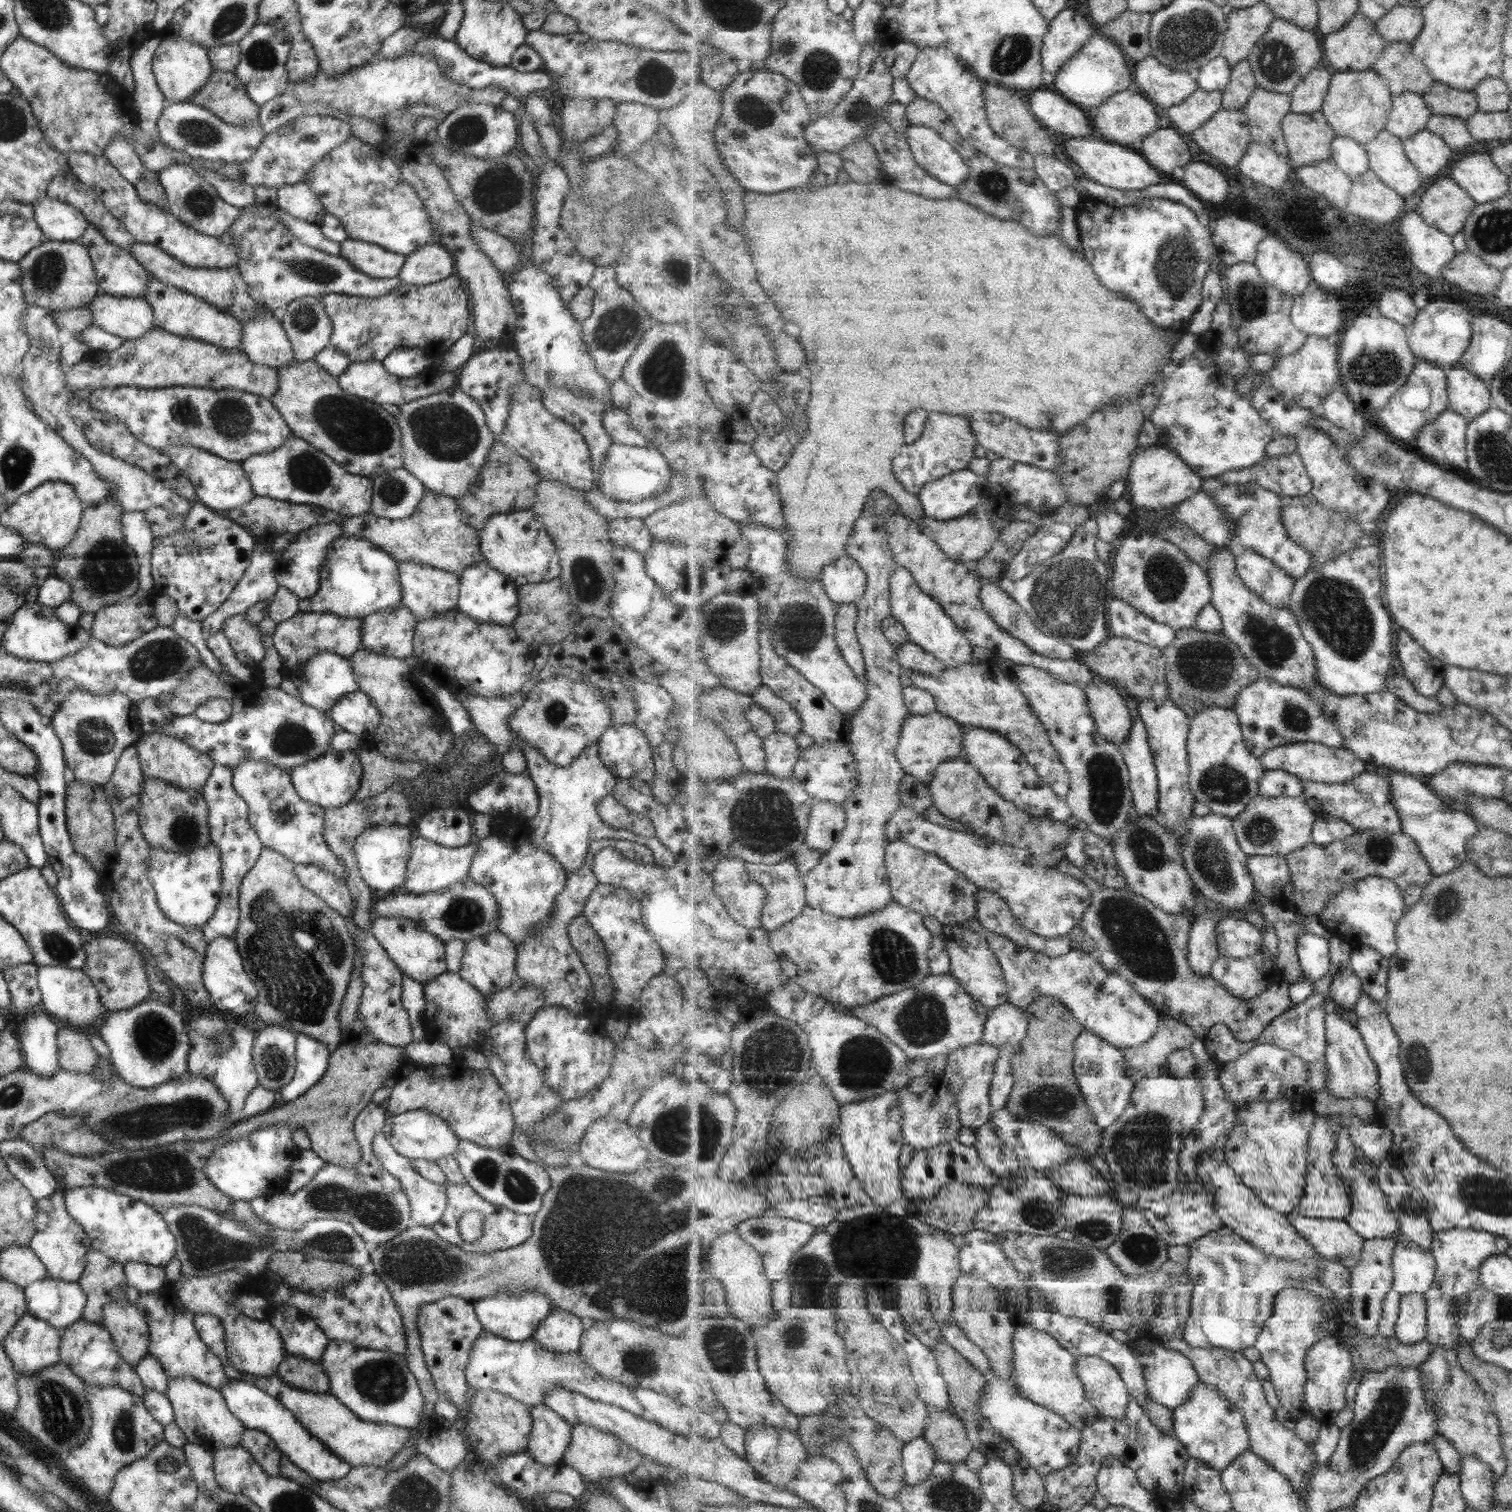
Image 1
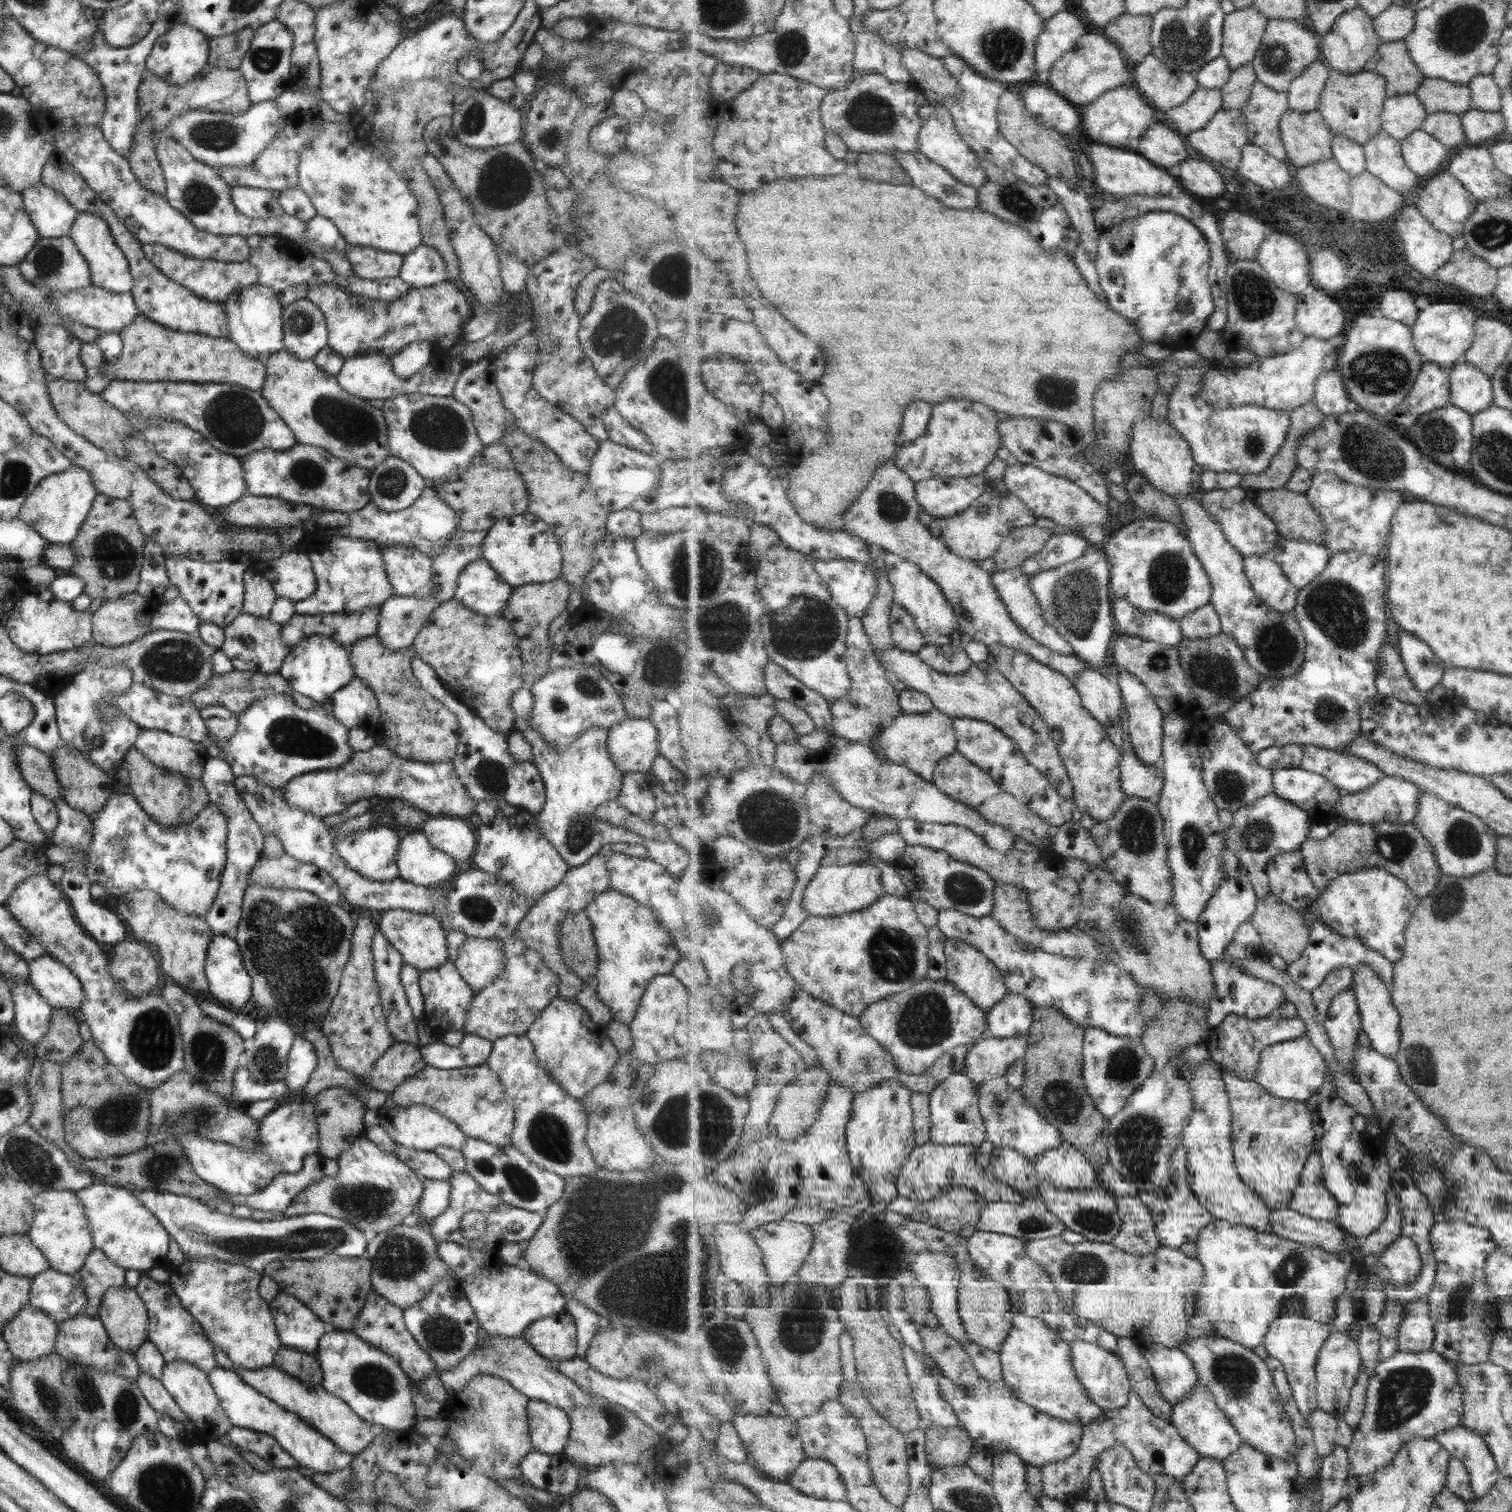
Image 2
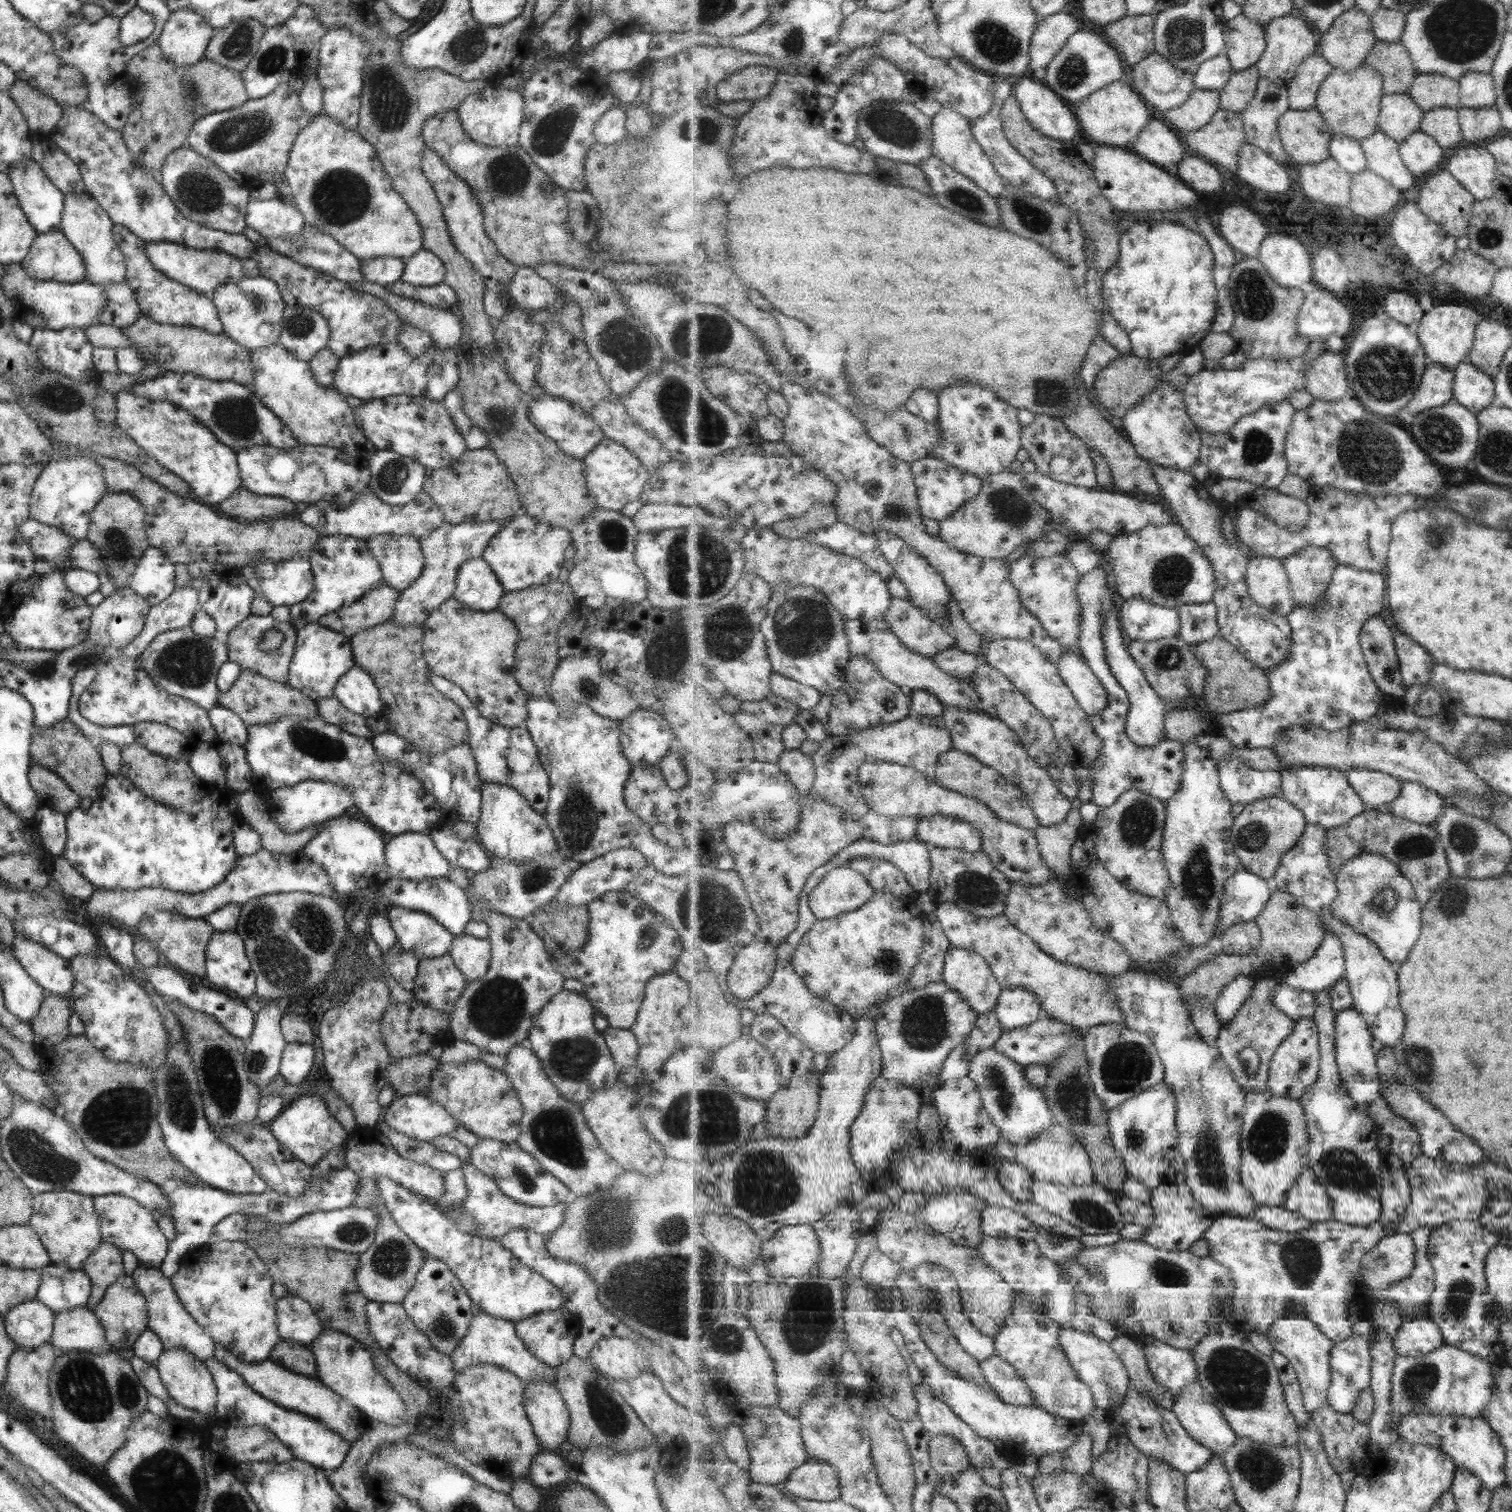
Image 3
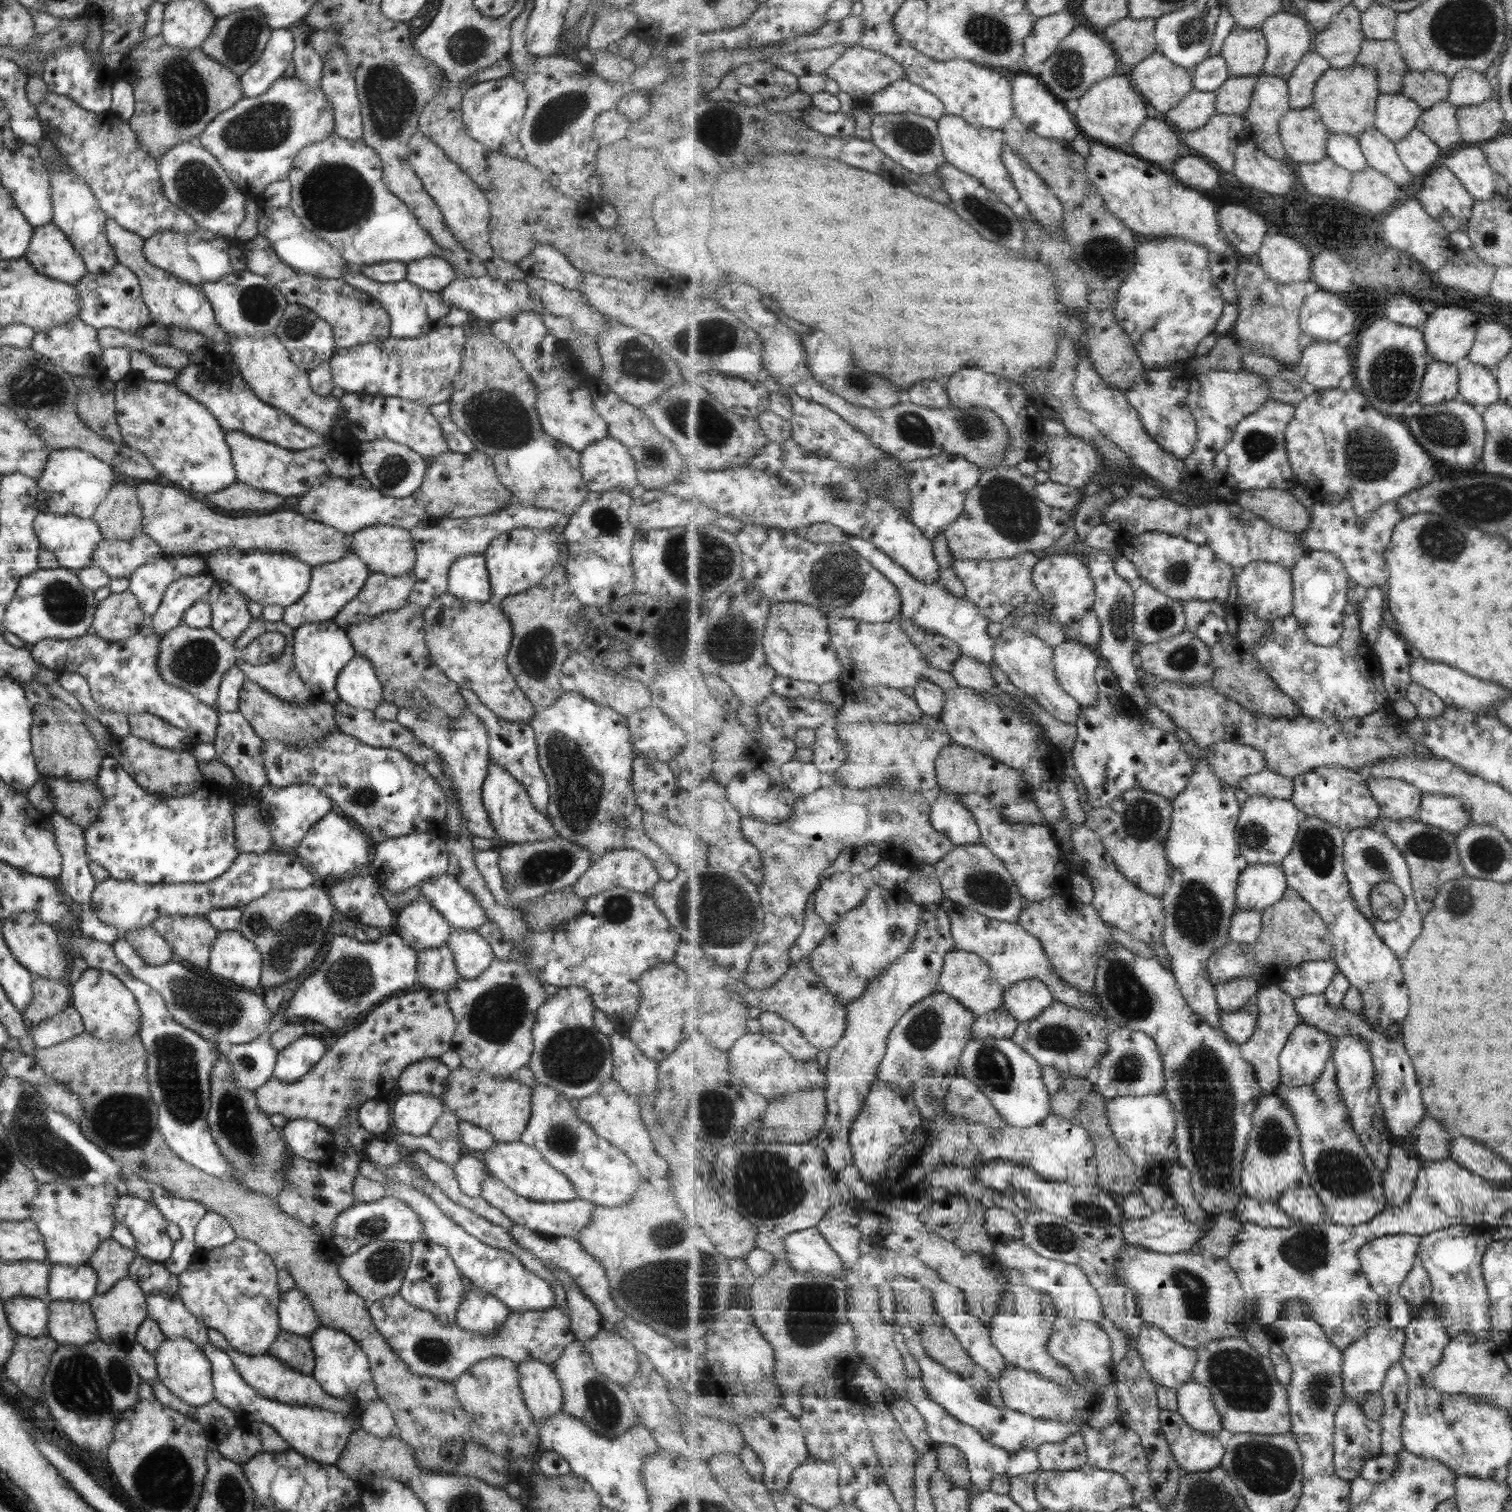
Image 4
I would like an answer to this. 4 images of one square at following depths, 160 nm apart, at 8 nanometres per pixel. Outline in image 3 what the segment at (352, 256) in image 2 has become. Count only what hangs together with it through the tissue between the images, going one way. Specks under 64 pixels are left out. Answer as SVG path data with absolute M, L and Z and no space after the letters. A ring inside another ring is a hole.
M397 257L358 259L358 266L363 281L385 286L400 280L403 273L404 261Z

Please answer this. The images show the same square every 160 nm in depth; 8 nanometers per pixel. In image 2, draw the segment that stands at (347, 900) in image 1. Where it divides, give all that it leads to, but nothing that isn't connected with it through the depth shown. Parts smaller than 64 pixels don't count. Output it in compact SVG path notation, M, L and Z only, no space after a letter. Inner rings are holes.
M286 854L277 857L262 856L251 869L245 888L247 886L306 891L325 905L336 905L341 900L339 888L327 872Z

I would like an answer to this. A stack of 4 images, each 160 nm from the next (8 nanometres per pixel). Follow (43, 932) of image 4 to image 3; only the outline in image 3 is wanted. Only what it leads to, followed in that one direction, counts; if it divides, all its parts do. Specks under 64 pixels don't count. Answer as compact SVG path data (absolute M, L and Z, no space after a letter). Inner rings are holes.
M14 934L11 948L15 960L46 992L69 998L73 977L69 963L48 948L35 944L24 934Z

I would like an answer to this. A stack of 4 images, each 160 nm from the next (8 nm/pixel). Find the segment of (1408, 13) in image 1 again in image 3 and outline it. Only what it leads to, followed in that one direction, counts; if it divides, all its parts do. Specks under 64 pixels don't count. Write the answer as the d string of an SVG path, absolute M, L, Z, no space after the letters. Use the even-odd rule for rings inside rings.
M1381 7L1370 17L1375 36L1379 41L1400 42L1407 24L1406 12Z

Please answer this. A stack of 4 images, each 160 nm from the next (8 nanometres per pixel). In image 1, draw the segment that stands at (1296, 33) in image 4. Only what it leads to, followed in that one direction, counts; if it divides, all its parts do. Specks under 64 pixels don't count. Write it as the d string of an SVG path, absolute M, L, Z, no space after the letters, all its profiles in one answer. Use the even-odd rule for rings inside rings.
M1276 18L1271 23L1270 31L1255 45L1248 61L1254 69L1254 76L1259 87L1290 95L1295 87L1310 75L1311 71L1320 66L1323 51L1324 48L1321 48L1321 42L1313 31L1303 30L1291 21Z

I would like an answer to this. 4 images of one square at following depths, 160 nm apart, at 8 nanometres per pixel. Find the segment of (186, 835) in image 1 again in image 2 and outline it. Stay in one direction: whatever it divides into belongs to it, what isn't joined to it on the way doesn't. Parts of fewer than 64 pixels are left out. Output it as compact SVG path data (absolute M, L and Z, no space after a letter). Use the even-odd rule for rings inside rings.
M133 746L125 753L122 765L129 774L129 785L127 785L129 794L137 801L143 812L151 817L151 821L155 821L163 828L173 829L179 825L189 824L203 808L209 805L207 791L200 779L184 778L175 772L163 771L163 769L151 765L143 754L139 754L133 749Z

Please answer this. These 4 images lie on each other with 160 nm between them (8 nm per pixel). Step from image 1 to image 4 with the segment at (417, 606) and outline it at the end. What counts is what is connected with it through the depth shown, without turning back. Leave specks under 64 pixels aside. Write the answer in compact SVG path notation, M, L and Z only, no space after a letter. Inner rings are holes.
M372 524L354 532L350 537L352 541L349 543L349 550L368 566L371 573L380 573L389 577L403 576L412 572L416 558L408 530L390 524Z

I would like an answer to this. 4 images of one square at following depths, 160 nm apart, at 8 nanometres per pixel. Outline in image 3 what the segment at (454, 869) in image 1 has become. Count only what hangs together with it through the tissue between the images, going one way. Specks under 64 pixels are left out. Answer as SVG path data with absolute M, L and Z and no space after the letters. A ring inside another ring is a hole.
M407 832L391 837L384 846L391 880L443 878L451 865L439 854L428 834Z

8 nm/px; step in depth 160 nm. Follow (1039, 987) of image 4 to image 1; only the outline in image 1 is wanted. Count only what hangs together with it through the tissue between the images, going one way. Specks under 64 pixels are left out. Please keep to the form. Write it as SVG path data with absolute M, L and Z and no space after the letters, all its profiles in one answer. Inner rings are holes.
M1008 1001L991 1010L982 1041L1001 1048L1001 1054L1011 1056L1028 1036L1030 1017L1025 1010Z

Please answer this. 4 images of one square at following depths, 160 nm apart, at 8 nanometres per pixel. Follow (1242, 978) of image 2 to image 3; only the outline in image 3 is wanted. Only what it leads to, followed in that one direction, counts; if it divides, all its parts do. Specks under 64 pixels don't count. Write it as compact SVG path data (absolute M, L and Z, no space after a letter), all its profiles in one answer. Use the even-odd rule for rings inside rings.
M1285 982L1272 992L1275 1006L1287 1013L1296 1022L1302 1018L1314 1018L1318 1010L1317 994L1309 991L1300 991Z

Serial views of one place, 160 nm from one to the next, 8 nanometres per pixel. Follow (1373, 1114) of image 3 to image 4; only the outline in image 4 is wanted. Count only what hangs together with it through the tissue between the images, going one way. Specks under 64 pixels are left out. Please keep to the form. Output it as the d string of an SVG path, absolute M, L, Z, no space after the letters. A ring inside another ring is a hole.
M1430 1114L1410 1132L1414 1134L1414 1152L1417 1159L1424 1162L1451 1159L1451 1134L1447 1134L1444 1126Z

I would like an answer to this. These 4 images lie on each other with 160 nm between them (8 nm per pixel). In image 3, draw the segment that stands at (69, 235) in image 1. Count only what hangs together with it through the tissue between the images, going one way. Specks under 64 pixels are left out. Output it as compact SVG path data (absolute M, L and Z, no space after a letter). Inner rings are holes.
M32 159L15 162L15 164L15 168L12 168L12 171L8 173L8 177L12 182L14 195L27 222L37 234L60 231L64 194L55 188L41 167Z

